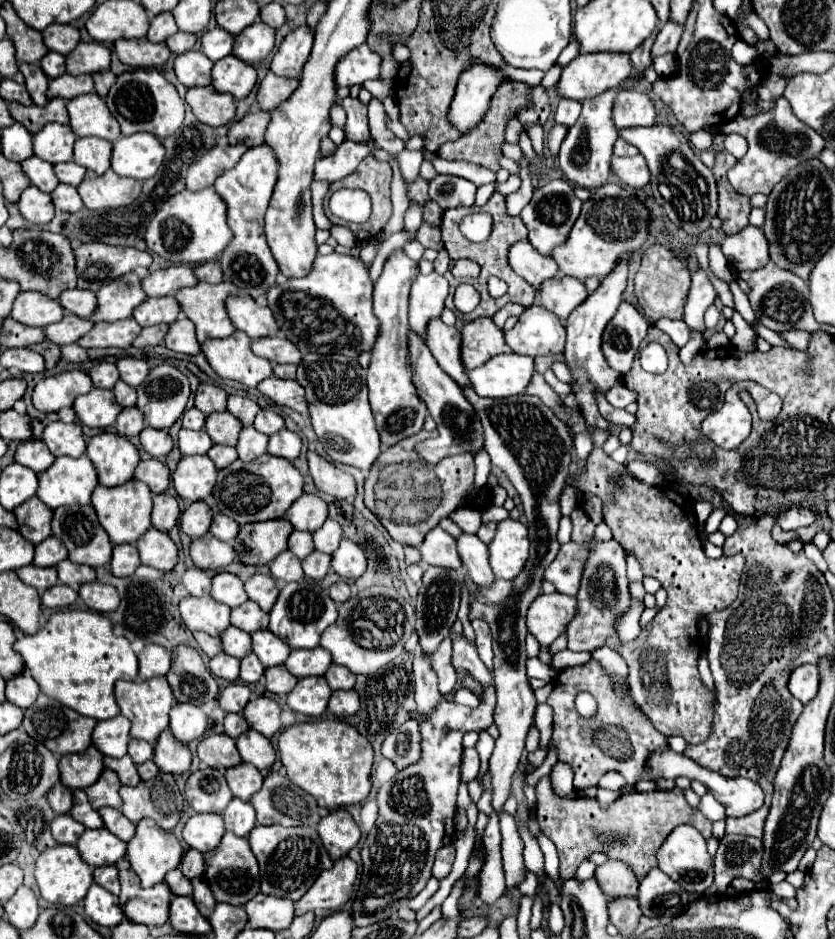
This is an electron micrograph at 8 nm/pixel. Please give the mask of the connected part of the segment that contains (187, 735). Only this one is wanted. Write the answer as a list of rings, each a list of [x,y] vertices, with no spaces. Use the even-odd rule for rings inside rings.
[[[174,704],[170,710],[170,730],[174,732],[174,736],[188,744],[196,738],[200,738],[206,732],[208,726],[208,718],[206,714],[194,706],[194,704]]]

